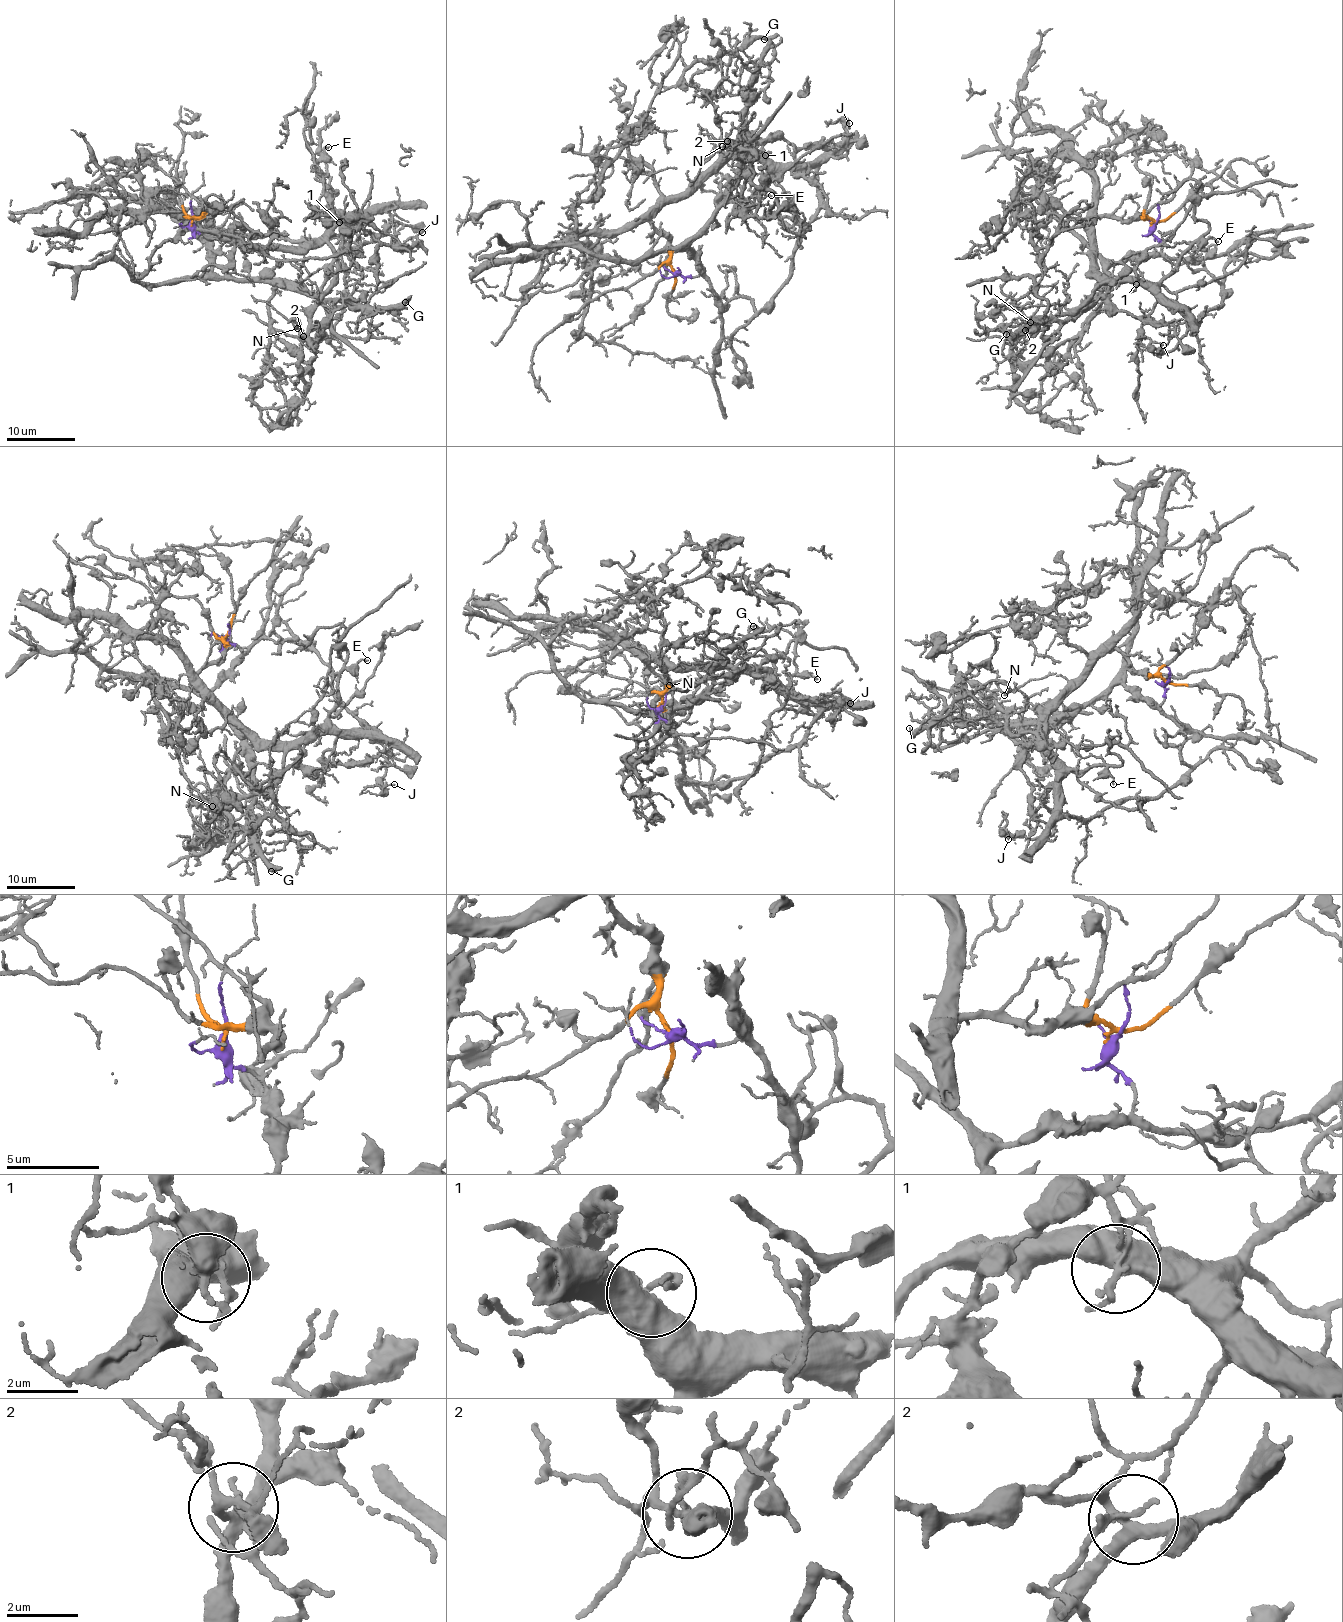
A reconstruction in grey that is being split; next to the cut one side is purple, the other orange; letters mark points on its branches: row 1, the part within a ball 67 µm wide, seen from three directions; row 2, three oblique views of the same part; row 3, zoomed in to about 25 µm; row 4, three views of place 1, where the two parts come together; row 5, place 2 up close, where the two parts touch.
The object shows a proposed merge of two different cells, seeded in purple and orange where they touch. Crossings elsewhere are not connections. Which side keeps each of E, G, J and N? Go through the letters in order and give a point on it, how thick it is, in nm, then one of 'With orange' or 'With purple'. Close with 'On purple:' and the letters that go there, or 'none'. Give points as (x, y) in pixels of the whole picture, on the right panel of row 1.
E: Place: (1218, 241). Thickness 100 nm. With orange
G: Place: (1006, 334). Thickness 90 nm. With purple
J: Place: (1163, 345). Thickness 100 nm. With orange
N: Place: (1030, 322). Thickness 90 nm. With orange
On purple: G

